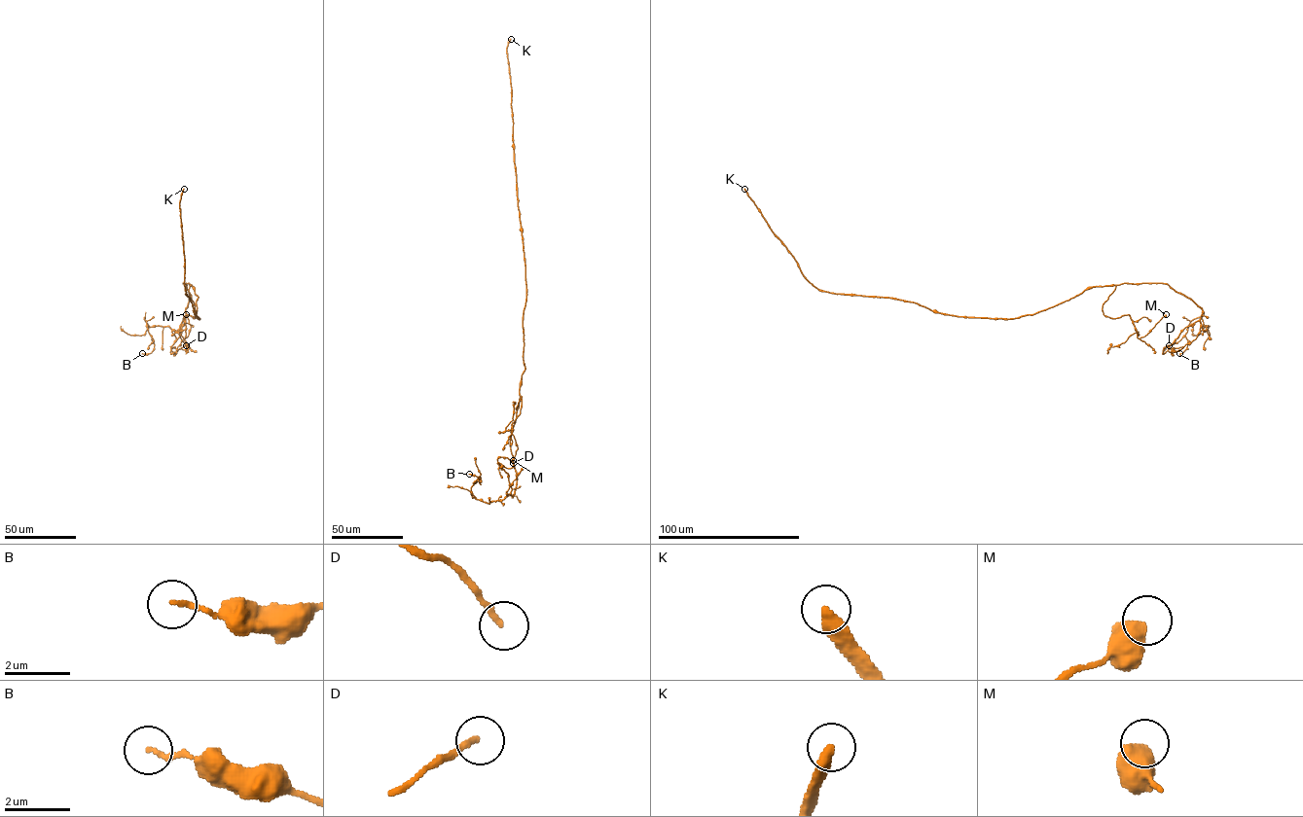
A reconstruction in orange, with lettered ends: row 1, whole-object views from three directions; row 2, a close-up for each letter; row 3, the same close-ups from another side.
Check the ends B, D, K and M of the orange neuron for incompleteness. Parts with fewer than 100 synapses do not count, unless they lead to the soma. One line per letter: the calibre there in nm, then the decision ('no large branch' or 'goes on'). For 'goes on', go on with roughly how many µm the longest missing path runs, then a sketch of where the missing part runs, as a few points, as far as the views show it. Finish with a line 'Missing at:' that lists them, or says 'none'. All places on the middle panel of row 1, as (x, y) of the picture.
B: 140 nm thick; no large branch
D: 170 nm thick; no large branch
K: 400 nm thick; goes on; about 250 µm are missing
M: 550 nm thick; no large branch
Missing at: K

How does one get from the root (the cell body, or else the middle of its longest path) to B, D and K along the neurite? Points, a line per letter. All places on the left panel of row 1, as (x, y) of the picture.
B: (197, 317), (198, 297), (183, 283), (189, 300), (181, 327), (150, 327), (144, 317), (154, 349), (142, 353)
D: (197, 317), (198, 297), (193, 286), (183, 283), (189, 300), (181, 334), (170, 352), (186, 345)
K: (197, 317), (199, 318), (186, 295), (184, 284), (179, 208), (184, 189)

